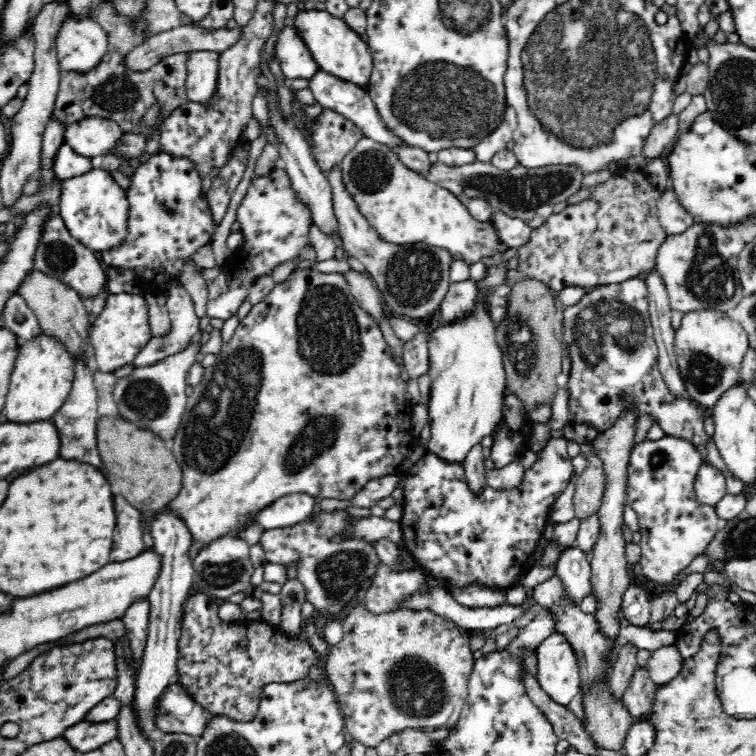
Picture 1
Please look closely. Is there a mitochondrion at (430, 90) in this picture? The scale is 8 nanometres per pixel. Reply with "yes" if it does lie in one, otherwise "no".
yes

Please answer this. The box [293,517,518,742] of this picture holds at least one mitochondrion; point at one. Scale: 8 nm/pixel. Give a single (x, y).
(416, 687)

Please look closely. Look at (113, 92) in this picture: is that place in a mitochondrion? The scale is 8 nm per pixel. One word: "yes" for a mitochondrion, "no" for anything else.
yes

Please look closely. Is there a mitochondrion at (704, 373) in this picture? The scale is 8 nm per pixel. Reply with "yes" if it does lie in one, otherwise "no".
yes

